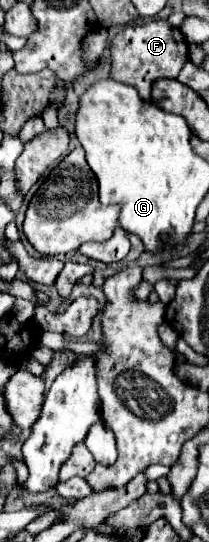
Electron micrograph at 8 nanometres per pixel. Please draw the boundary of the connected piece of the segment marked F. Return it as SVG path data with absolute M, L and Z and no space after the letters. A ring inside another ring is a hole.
M154 20L146 24L126 26L112 40L112 78L130 84L138 90L142 100L150 100L152 82L158 78L176 78L182 66L188 62L188 42L182 32L170 26L166 20ZM182 42L182 54L180 54Z

